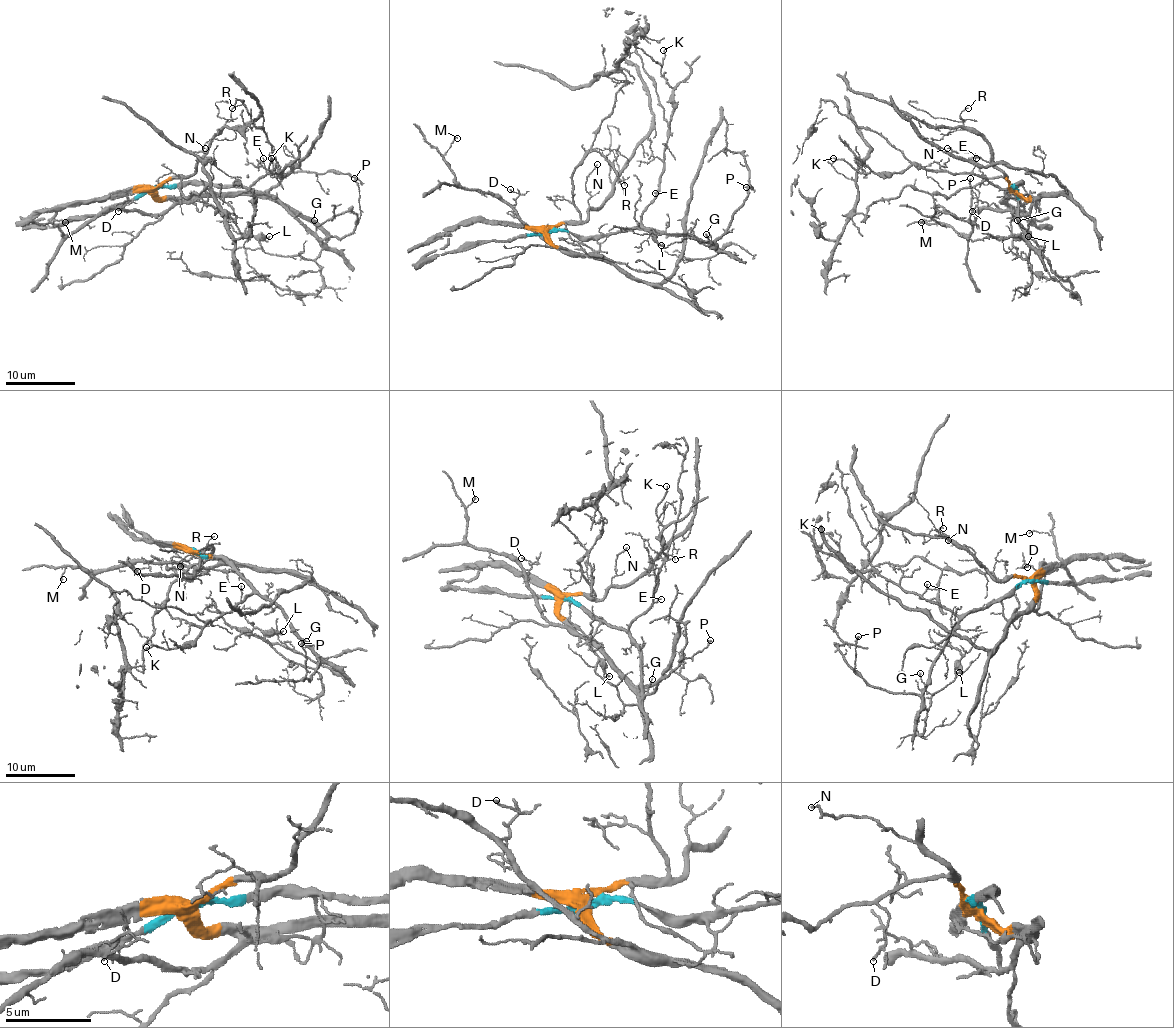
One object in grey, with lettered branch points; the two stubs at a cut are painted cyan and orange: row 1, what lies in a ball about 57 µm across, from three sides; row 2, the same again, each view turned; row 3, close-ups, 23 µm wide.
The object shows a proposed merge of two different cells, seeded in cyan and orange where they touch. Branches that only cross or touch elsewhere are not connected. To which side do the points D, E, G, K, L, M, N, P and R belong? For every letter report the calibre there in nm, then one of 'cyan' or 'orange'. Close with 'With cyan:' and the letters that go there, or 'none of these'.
D: calibre 110 nm; orange
E: calibre 110 nm; cyan
G: calibre 110 nm; cyan
K: calibre 120 nm; cyan
L: calibre 110 nm; cyan
M: calibre 110 nm; orange
N: calibre 130 nm; orange
P: calibre 170 nm; cyan
R: calibre 100 nm; orange
With cyan: E, G, K, L, P

